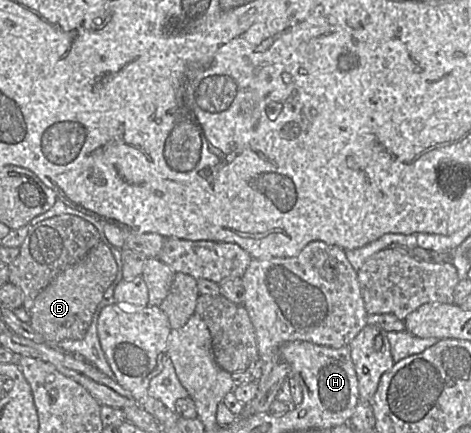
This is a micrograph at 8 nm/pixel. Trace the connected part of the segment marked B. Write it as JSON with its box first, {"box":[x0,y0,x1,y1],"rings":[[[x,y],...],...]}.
{"box":[31,242,123,344],"rings":[[[100,242],[79,262],[58,275],[34,300],[31,307],[31,327],[40,333],[47,344],[85,337],[97,305],[108,288],[115,288],[123,279],[119,249]]]}

